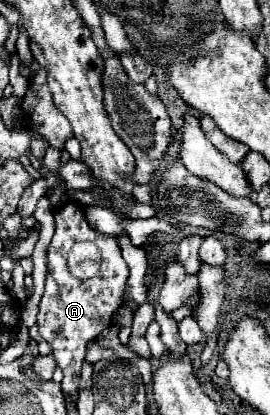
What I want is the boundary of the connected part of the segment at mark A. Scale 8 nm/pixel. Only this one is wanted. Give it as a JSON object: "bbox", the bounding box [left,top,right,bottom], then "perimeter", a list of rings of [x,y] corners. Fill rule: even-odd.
{"bbox":[38,201,128,399],"perimeter":[[[68,201],[62,207],[54,211],[54,223],[56,231],[52,237],[52,243],[48,245],[48,261],[46,261],[46,285],[44,295],[40,299],[40,311],[38,311],[38,331],[40,335],[50,343],[54,357],[58,361],[58,367],[64,373],[62,379],[62,391],[70,393],[74,399],[78,397],[78,383],[80,383],[80,371],[86,355],[88,341],[98,339],[98,335],[112,325],[114,313],[122,305],[124,287],[128,279],[128,265],[120,255],[120,247],[116,243],[116,237],[102,235],[94,231],[84,215],[84,207],[78,201]],[[78,241],[90,241],[96,243],[100,249],[102,261],[96,277],[92,279],[76,279],[68,269],[68,253],[74,243]]]}

